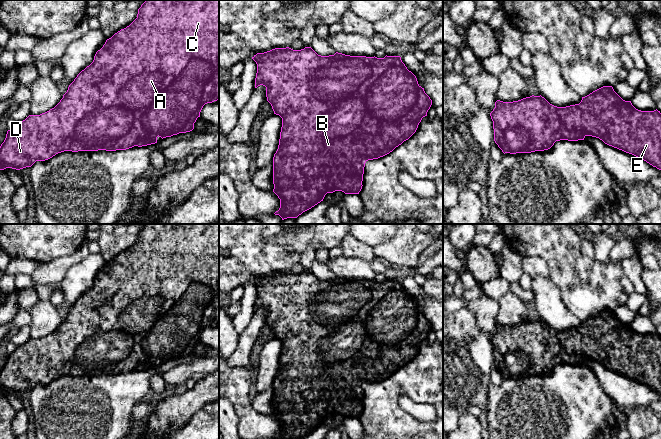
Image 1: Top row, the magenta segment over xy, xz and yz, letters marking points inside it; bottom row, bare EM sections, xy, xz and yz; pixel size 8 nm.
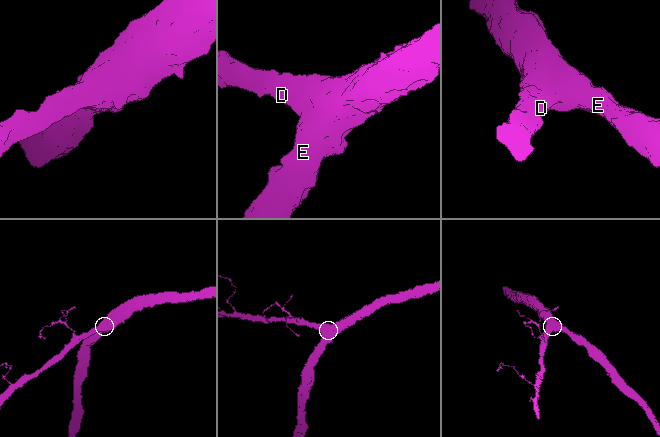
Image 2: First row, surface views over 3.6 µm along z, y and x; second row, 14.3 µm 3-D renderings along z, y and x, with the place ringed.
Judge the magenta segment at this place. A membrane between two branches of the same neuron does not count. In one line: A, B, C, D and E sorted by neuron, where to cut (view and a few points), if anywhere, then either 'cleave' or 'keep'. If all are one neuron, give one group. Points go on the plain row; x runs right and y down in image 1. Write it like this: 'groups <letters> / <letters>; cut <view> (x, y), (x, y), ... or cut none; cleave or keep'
groups A B C D E; cut none; keep

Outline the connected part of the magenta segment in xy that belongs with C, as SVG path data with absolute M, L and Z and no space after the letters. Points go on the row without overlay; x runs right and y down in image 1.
M146 224L138 233L137 242L126 252L107 263L94 280L93 286L82 294L69 309L60 326L40 339L29 339L7 355L0 370L0 394L12 392L20 394L31 391L36 385L45 385L64 375L116 375L134 370L142 371L157 367L157 361L166 362L179 357L190 356L200 341L203 330L219 323L219 224Z

